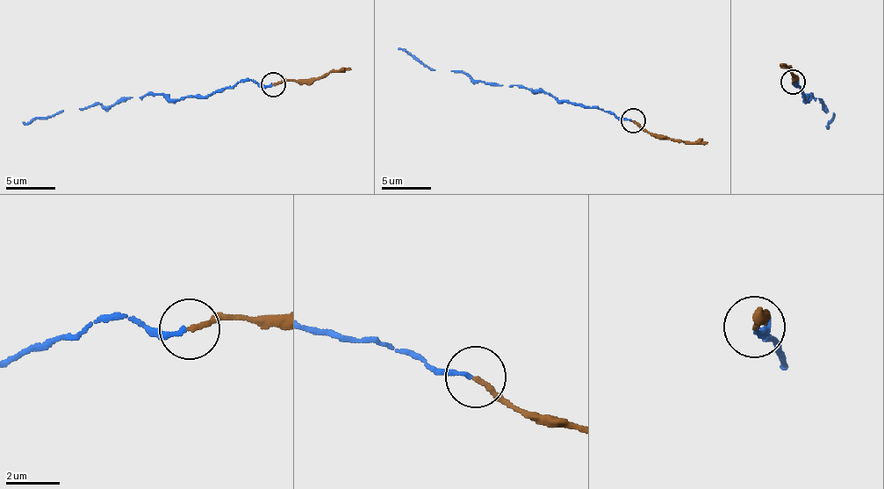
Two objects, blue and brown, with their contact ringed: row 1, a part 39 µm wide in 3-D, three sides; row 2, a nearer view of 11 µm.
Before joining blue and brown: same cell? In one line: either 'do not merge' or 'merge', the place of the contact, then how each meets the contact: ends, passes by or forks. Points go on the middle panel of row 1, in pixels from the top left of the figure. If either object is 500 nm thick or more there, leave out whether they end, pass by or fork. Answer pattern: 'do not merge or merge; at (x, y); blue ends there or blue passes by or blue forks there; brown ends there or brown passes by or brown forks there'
merge; at (633, 120); blue ends there; brown ends there

